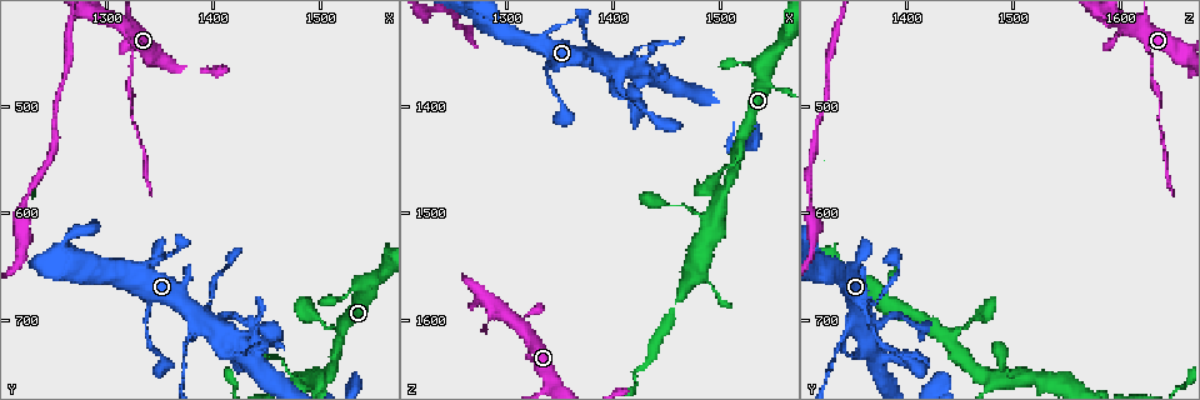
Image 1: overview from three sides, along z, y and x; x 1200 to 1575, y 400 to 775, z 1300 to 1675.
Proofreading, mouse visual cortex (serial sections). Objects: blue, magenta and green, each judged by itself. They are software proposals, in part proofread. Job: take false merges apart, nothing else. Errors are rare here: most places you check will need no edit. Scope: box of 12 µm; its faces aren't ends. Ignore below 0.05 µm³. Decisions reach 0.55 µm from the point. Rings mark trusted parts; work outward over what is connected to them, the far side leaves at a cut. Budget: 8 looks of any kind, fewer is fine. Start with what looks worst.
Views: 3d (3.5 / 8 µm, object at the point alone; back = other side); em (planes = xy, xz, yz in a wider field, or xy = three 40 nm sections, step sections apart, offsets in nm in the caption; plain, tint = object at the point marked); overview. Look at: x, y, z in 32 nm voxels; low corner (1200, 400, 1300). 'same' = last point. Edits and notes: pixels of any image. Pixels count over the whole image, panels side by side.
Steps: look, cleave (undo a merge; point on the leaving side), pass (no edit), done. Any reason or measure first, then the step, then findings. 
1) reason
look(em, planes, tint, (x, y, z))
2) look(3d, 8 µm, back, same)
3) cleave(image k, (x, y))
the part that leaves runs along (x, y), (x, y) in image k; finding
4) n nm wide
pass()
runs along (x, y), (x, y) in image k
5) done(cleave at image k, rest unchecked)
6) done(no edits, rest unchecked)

thin neck
look(em, xy, step 5, tint, (1322, 472, 1628))

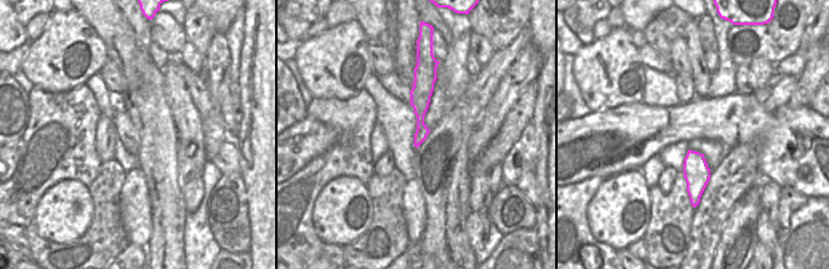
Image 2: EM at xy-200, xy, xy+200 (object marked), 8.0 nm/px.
wider look
look(3d, 3.5 µm, same)

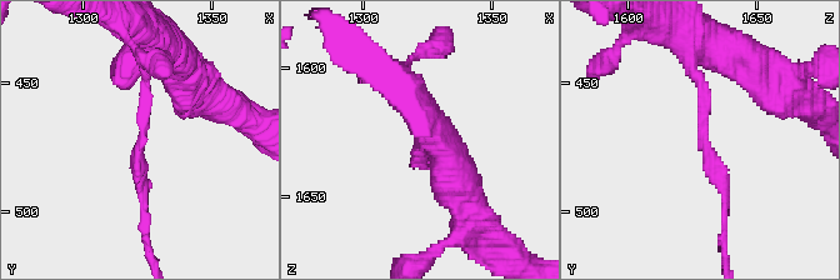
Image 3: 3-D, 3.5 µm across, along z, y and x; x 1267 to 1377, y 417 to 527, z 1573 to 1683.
140 nm wide
cleave(image 3, (714, 178))
border along (417, 116), (417, 120), (427, 129) in image 2; a second cell is stuck on

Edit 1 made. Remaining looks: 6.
looks like a crossing
look(3d, 3.5 µm, (1396, 704, 1364))

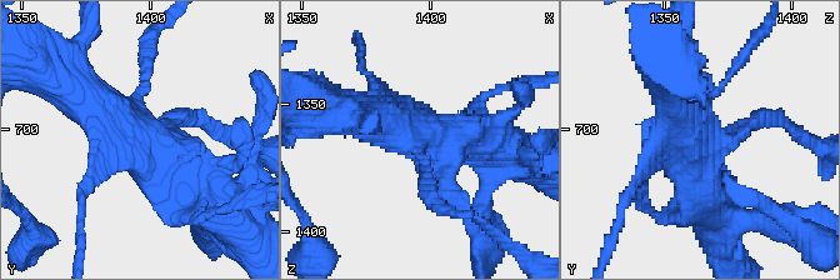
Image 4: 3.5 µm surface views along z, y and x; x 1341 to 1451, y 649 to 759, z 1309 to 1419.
look(em, planes, tint, (1397, 705, 1361))

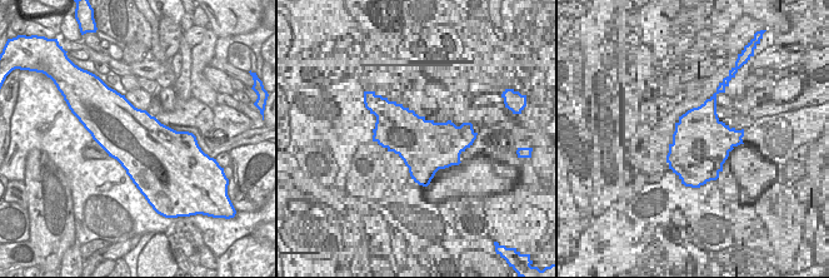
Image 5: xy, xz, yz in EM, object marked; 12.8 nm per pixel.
cut it another way
look(em, xy, step 5, tint, same)

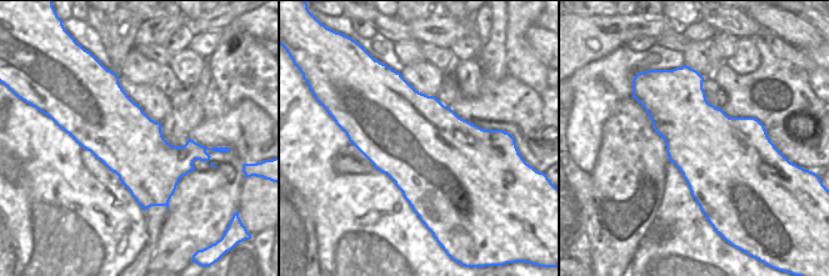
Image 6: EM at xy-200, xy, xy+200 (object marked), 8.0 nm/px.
pass()
runs along (63, 78), (189, 178) in image 4; continuous, no second cell

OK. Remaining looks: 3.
thick turns thin
look(3d, 8 µm, (1534, 670, 1364))

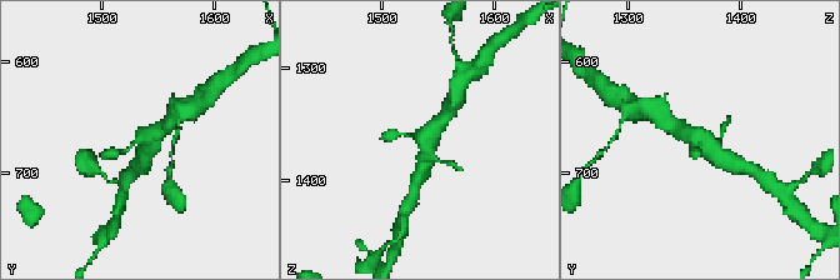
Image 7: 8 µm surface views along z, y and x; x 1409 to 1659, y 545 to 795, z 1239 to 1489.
look(3d, 3.5 µm, (1536, 670, 1362))

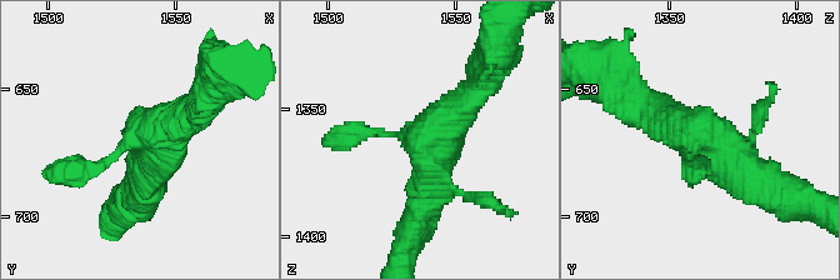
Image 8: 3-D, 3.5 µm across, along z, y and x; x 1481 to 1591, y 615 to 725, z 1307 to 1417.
shape alone is not enough
look(em, xy, step 1, tint, (1535, 670, 1364))

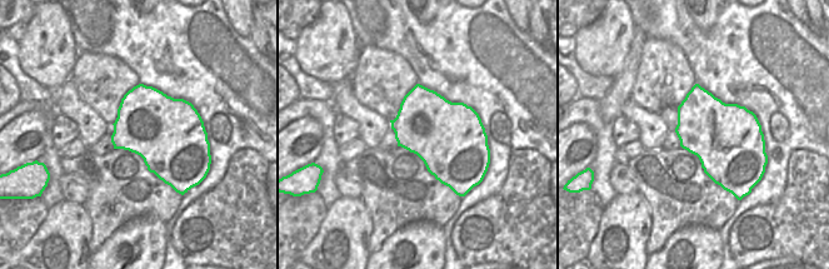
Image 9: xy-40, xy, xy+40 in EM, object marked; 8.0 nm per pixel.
550 nm wide
pass()
runs along (425, 194), (436, 145), (383, 133), (345, 136) in image 8; all the same cell

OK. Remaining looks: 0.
done(cleave at image 3, rest unchecked)

